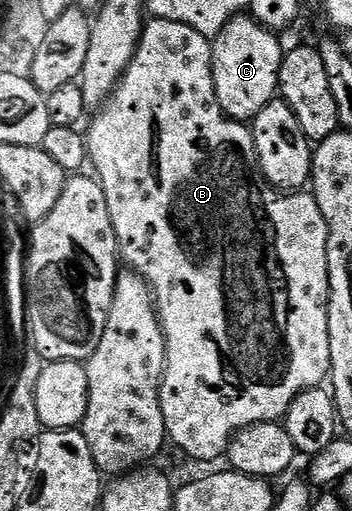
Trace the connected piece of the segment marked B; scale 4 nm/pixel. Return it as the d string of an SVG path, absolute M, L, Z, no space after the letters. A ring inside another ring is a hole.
M152 18L152 19L149 19L149 20L148 20L148 21L147 21L147 23L145 23L145 26L144 26L144 32L143 32L143 34L141 34L141 35L140 35L140 44L139 44L139 46L138 46L138 47L136 47L136 53L135 53L135 54L134 54L134 58L133 58L133 59L132 59L132 61L131 61L131 62L130 62L130 66L129 66L129 67L128 67L128 69L126 69L126 70L125 70L125 71L124 71L124 77L122 77L122 79L120 79L120 82L119 82L119 84L117 84L117 85L116 85L116 88L115 88L115 89L114 89L114 90L113 90L113 91L112 91L112 94L111 94L111 96L109 96L109 97L108 97L108 99L107 99L107 100L105 100L105 101L104 101L104 103L103 103L103 104L101 104L101 105L99 105L99 108L98 108L98 111L97 111L97 112L100 112L100 113L98 113L98 114L97 114L97 116L96 116L96 117L94 117L94 116L95 116L95 115L93 115L93 116L92 116L92 117L91 117L91 120L92 120L92 119L93 119L93 120L92 120L92 125L90 125L90 124L91 124L91 120L90 120L90 123L89 123L89 124L88 124L88 125L87 125L87 128L86 128L86 139L87 139L87 142L88 142L88 158L89 158L89 161L90 161L90 164L91 164L91 167L93 167L93 166L94 166L94 167L96 167L96 172L97 172L97 173L96 173L96 172L95 172L95 175L96 175L96 176L97 176L97 177L98 177L98 179L99 179L99 181L100 181L100 185L101 185L101 186L102 186L102 190L103 190L103 191L104 191L104 193L105 193L105 194L106 194L106 206L107 206L107 207L108 207L108 209L109 209L109 210L110 210L110 222L111 222L111 223L112 223L112 225L113 225L113 226L114 226L114 234L115 234L115 235L116 235L116 247L117 247L117 249L118 249L118 252L119 252L119 255L120 255L120 256L121 256L121 257L123 257L123 259L124 259L124 256L125 256L125 258L126 258L126 259L128 259L128 260L132 260L132 264L130 264L130 268L131 268L131 271L133 271L133 272L137 272L137 274L138 274L138 275L140 275L140 277L141 277L141 278L143 278L143 279L144 279L144 280L145 280L145 282L146 282L146 283L147 283L147 284L148 284L148 287L149 287L149 288L151 288L151 289L152 289L152 294L153 294L153 297L154 297L154 299L155 299L155 301L156 301L156 314L157 314L157 316L159 316L159 318L160 318L160 328L161 328L161 330L163 330L163 332L164 332L164 341L165 341L165 342L166 342L166 362L165 362L165 363L164 363L164 377L163 377L163 378L162 378L162 382L161 382L161 383L160 383L160 405L161 405L161 406L162 406L162 418L163 418L163 419L164 419L164 421L165 421L165 422L166 422L166 430L167 430L167 431L168 431L168 440L169 440L169 441L171 441L171 443L173 443L173 442L174 442L174 443L176 443L176 444L177 444L177 446L178 446L178 447L180 447L180 448L181 448L181 450L182 450L182 451L184 451L184 452L182 452L182 453L183 453L183 455L184 455L184 456L185 456L185 457L187 457L187 459L190 459L190 460L200 460L200 459L215 459L215 458L217 458L217 457L218 457L218 456L219 456L219 455L222 455L222 454L224 454L224 453L227 453L227 451L228 451L228 446L229 446L229 444L231 444L231 443L232 443L232 438L233 438L233 436L235 436L235 435L236 435L236 433L238 433L238 432L241 432L241 430L243 430L243 429L244 429L244 428L249 428L249 427L250 427L250 426L254 426L254 425L255 425L255 424L275 424L275 423L277 423L277 422L280 422L280 421L283 421L283 419L284 419L284 417L285 417L285 416L287 416L287 415L288 415L288 411L289 411L289 410L290 410L290 406L291 406L291 405L292 405L292 403L293 403L293 402L294 402L294 398L298 398L298 394L302 394L302 393L303 393L303 392L305 392L305 391L306 391L306 390L310 390L310 389L311 389L311 388L318 388L318 387L321 387L321 385L323 385L323 384L324 384L324 383L325 383L325 381L327 381L327 380L328 380L328 379L329 379L329 376L330 376L330 373L331 373L331 370L332 370L332 363L331 363L331 362L330 362L330 326L329 326L329 325L328 325L328 227L327 227L327 226L326 226L326 222L325 222L325 221L324 221L324 219L323 219L323 218L322 218L322 210L318 210L318 202L317 202L317 201L316 201L316 197L315 197L315 196L313 196L313 195L311 195L311 194L309 194L309 193L308 193L308 192L307 192L307 191L304 191L304 190L292 190L292 191L289 191L289 192L287 192L287 191L284 191L284 190L281 190L281 189L278 189L278 188L274 188L274 187L272 187L272 185L271 185L271 184L269 184L269 182L268 182L268 180L267 180L267 179L266 179L266 178L265 178L265 176L264 176L264 171L263 171L263 170L262 170L262 169L260 169L260 159L259 159L259 158L258 158L258 154L257 154L257 153L256 153L256 143L255 143L255 142L254 142L254 138L253 138L253 137L252 137L252 129L251 129L251 127L249 127L249 125L248 125L248 124L247 124L247 123L244 123L244 122L241 122L241 121L238 121L238 120L231 120L231 119L230 119L230 117L228 117L228 115L227 115L227 114L225 114L225 113L224 113L224 111L223 111L223 110L222 110L222 106L221 106L221 105L220 105L220 103L219 103L219 102L218 102L218 98L217 98L217 97L216 97L216 91L215 91L215 90L214 90L214 74L213 74L213 73L212 73L212 40L211 40L211 39L209 39L209 37L207 37L207 36L203 36L203 35L202 35L202 34L198 34L198 30L194 30L194 29L193 29L193 28L191 28L191 27L190 27L190 26L182 26L182 22L170 22L170 21L169 21L169 20L158 20L158 19L155 19L155 18Z

